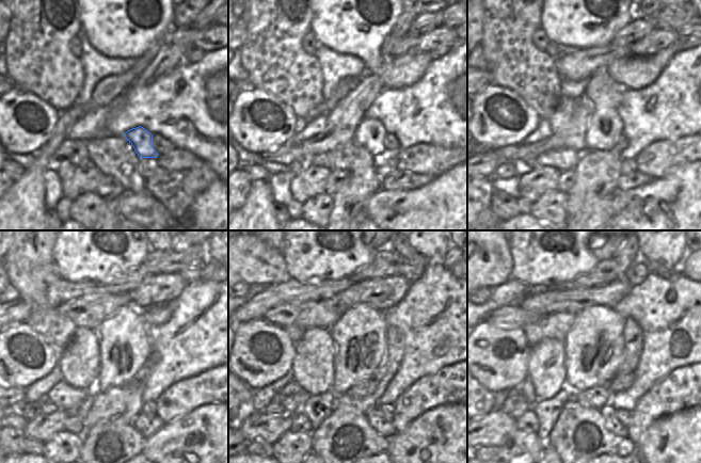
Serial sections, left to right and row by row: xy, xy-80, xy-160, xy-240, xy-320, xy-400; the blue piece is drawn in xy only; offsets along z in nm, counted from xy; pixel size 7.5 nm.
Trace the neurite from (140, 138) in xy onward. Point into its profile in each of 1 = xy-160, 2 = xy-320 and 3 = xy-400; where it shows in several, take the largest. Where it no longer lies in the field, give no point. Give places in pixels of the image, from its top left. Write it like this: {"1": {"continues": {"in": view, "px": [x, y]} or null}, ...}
{"1": {"continues": {"in": "xy-160", "px": [604, 130]}}, "2": {"continues": {"in": "xy-320", "px": [359, 335]}}, "3": {"continues": {"in": "xy-400", "px": [594, 345]}}}

